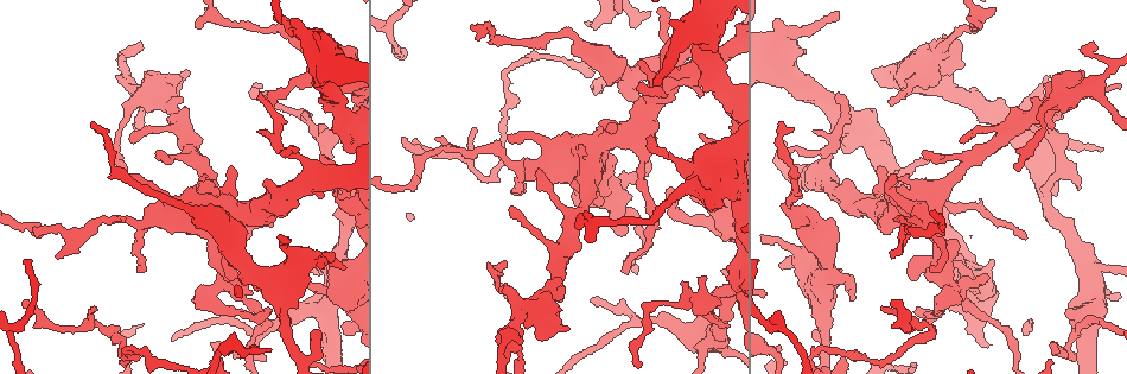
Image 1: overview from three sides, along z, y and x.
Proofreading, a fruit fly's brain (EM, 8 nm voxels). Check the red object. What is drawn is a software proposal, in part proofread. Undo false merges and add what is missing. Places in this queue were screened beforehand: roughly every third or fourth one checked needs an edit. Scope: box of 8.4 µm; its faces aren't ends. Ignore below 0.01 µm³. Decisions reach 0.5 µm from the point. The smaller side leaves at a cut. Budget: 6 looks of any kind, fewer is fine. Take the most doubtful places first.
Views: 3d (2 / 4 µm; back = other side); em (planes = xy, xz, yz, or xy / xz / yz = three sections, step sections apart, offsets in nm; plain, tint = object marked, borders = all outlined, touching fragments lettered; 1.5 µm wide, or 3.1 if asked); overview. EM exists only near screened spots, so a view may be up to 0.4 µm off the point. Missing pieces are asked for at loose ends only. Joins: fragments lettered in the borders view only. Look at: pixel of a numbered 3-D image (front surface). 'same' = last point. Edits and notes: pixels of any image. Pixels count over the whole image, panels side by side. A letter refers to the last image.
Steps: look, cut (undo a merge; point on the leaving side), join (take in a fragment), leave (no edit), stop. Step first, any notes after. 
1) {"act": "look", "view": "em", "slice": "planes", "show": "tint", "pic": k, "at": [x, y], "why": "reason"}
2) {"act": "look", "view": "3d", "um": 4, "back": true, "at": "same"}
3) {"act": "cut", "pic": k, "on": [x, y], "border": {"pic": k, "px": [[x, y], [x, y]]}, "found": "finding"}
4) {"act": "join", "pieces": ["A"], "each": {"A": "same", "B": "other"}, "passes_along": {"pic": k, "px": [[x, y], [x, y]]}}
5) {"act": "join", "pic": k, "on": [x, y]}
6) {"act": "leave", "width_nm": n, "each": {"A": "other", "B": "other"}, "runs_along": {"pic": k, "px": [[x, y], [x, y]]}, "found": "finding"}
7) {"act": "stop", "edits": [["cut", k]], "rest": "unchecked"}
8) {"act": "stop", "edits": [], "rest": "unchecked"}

{"act": "look", "view": "em", "slice": "xy", "step": 4, "show": "tint", "pic": 1, "at": [692, 338], "why": "looks like a crossing"}

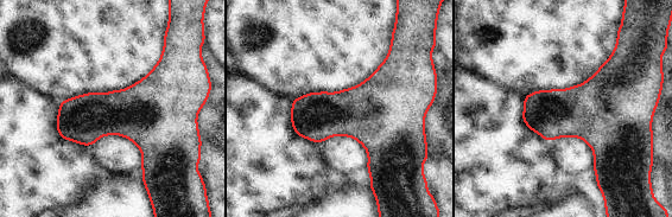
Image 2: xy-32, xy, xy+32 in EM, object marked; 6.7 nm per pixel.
{"act": "look", "view": "em", "slice": "planes", "show": "borders", "at": "same"}

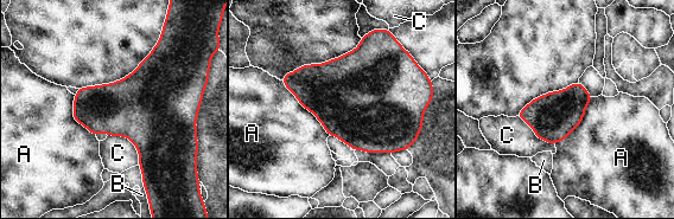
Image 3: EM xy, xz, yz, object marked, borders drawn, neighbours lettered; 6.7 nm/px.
{"act": "leave", "each": {"A": "other", "B": "other", "C": "other"}, "border": {"pic": 3, "px": [[281, 81], [330, 135]]}, "found": "continuous, no second neuron"}

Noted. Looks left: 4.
{"act": "look", "view": "3d", "um": 2, "pic": 1, "at": [1054, 127], "why": "free end"}

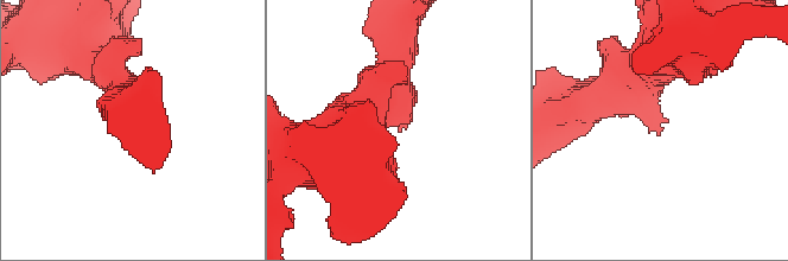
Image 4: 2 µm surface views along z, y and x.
{"act": "look", "view": "em", "slice": "planes", "show": "borders", "pic": 4, "at": [660, 132], "arm_widths_nm": [300, 340], "why": "need the tissue"}

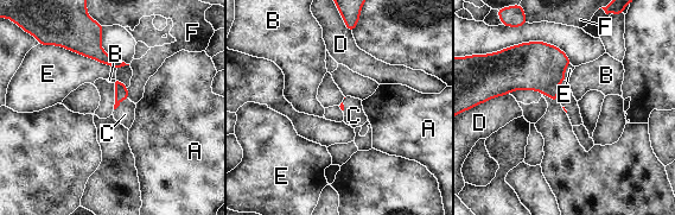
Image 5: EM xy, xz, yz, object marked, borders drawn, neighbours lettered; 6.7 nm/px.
{"act": "join", "pieces": ["C"], "each": {"A": "other", "B": "other", "C": "same", "D": "other", "E": "other", "F": "other"}, "passes_along": {"pic": 5, "px": [[121, 94], [120, 101], [125, 114]]}, "found": "the neuron continues"}

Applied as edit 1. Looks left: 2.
{"act": "look", "view": "3d", "um": 4, "pic": 1, "at": [473, 26], "why": "branch stops here"}

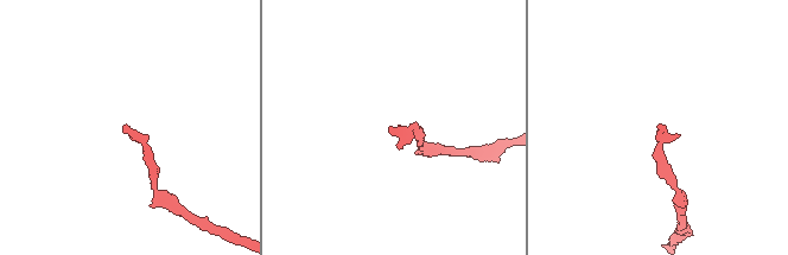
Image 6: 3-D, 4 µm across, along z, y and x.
{"act": "look", "view": "em", "slice": "xz", "step": 4, "show": "borders", "pic": 6, "at": [657, 127], "why": "need the tissue"}

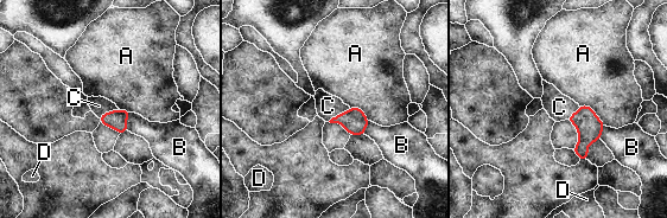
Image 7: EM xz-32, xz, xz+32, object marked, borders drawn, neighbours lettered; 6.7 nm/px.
{"act": "join", "pieces": ["C"], "longest_contact_nm": ["A", 220], "each": {"A": "other", "B": "other", "C": "same", "D": "other"}, "passes_along": {"pic": 7, "px": [[355, 122], [340, 114], [328, 106]]}, "found": "the neuron continues"}

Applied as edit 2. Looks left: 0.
{"act": "stop", "edits": [["join", 5], ["join", 7]], "rest": "unchecked"}

